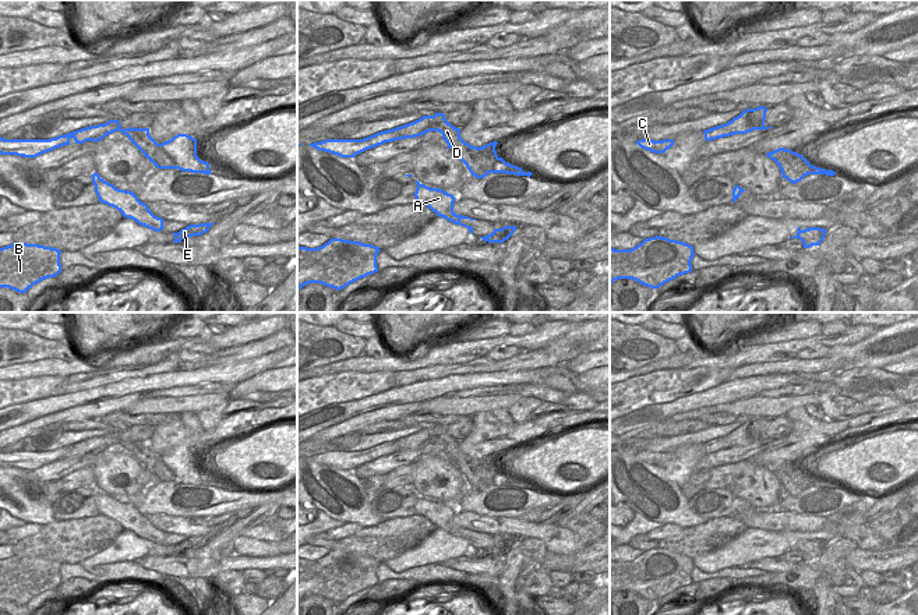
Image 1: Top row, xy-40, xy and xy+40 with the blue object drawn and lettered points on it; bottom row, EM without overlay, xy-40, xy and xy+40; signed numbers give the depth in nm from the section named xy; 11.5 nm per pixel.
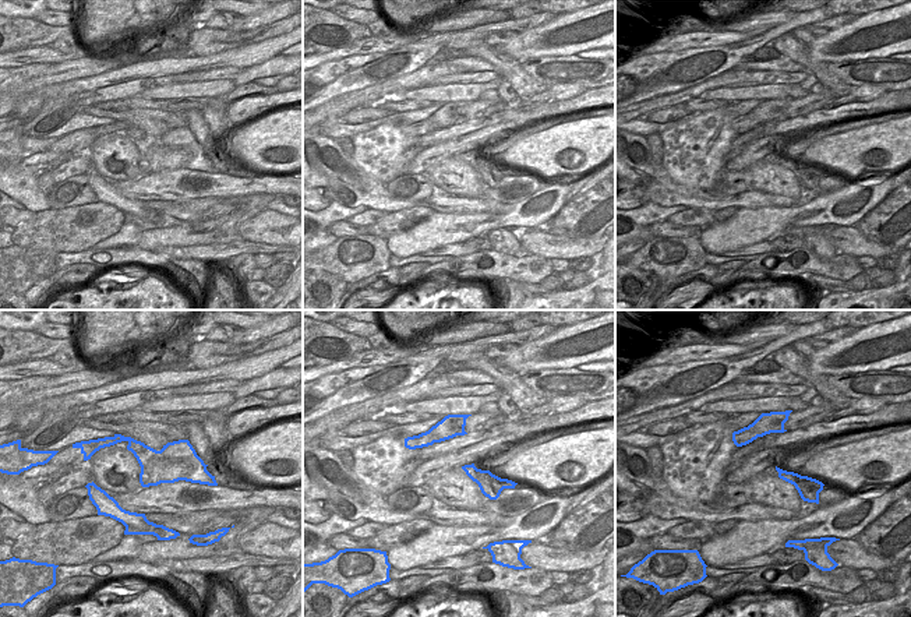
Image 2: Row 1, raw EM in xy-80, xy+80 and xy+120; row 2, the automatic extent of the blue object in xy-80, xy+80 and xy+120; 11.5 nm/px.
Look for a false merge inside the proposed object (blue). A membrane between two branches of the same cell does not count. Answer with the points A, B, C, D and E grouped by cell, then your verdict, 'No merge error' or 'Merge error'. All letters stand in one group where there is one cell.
Groups: A / B C D E. Merge error

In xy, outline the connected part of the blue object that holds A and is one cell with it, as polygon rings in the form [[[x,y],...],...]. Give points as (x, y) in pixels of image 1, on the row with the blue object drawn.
[[[416,180],[416,184],[417,184],[417,188],[414,192],[416,202],[420,202],[428,206],[432,212],[437,213],[437,216],[445,218],[446,220],[455,225],[467,227],[469,231],[473,234],[473,227],[463,225],[460,220],[462,219],[476,220],[476,219],[456,215],[453,212],[455,197],[452,194],[448,194],[439,188],[430,188],[424,184],[420,184],[417,180]]]

